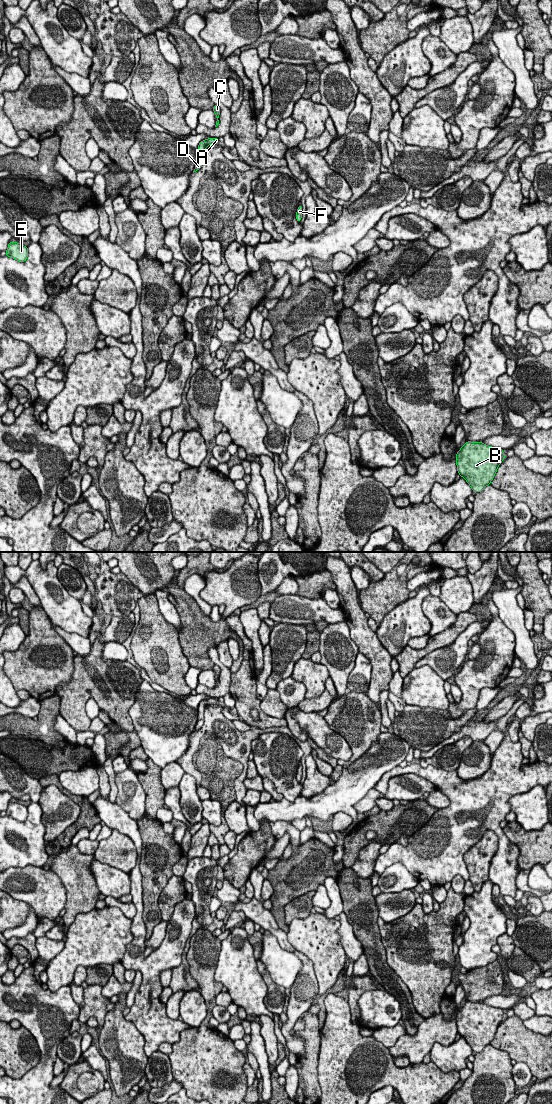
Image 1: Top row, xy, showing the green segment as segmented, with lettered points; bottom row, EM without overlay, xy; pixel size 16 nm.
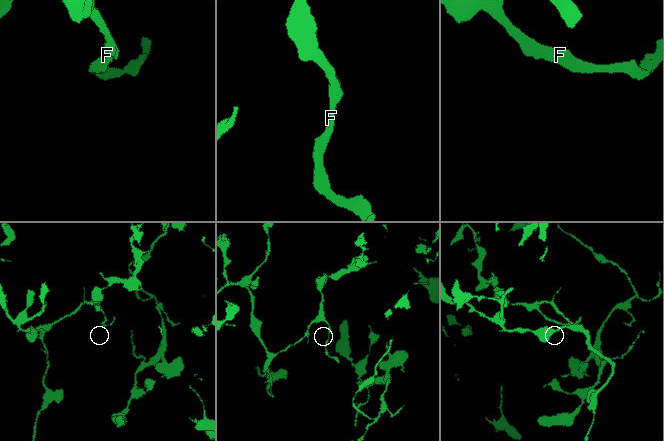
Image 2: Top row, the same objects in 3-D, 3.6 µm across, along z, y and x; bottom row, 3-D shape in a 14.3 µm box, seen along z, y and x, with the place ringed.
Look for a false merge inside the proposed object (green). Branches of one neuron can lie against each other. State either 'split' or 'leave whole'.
leave whole

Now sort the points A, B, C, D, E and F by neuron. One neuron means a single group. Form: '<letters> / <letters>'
A B C D E F

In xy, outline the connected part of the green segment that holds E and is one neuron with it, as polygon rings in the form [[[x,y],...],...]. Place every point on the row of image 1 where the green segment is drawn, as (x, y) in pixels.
[[[10,242],[6,250],[6,256],[19,262],[25,262],[28,257],[28,247],[16,242]]]

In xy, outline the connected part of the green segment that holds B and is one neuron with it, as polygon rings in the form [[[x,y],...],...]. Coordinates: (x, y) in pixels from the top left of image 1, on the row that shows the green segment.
[[[467,441],[456,454],[457,471],[474,492],[481,492],[493,480],[504,458],[501,448]]]

